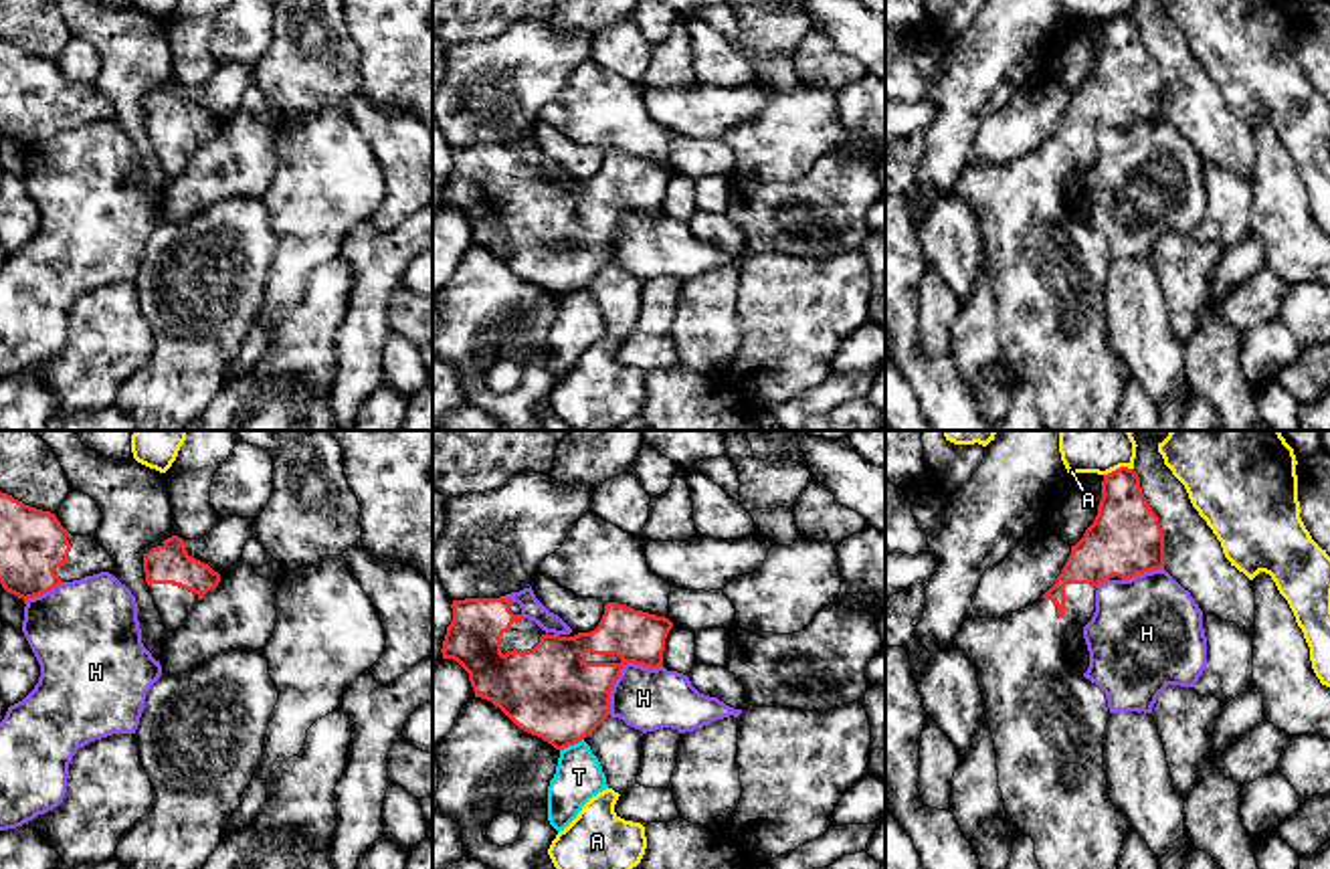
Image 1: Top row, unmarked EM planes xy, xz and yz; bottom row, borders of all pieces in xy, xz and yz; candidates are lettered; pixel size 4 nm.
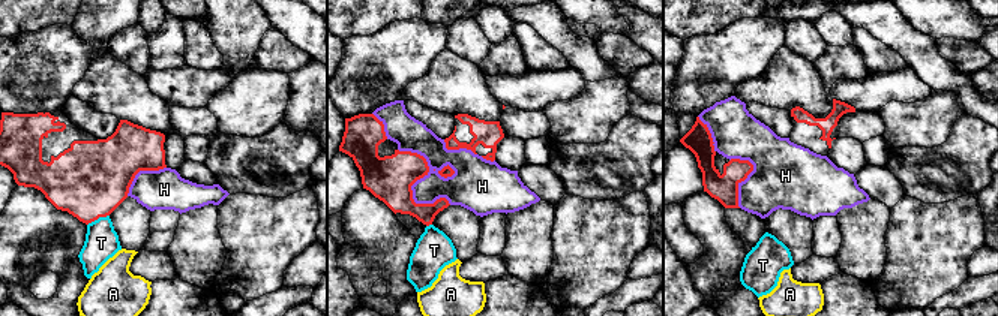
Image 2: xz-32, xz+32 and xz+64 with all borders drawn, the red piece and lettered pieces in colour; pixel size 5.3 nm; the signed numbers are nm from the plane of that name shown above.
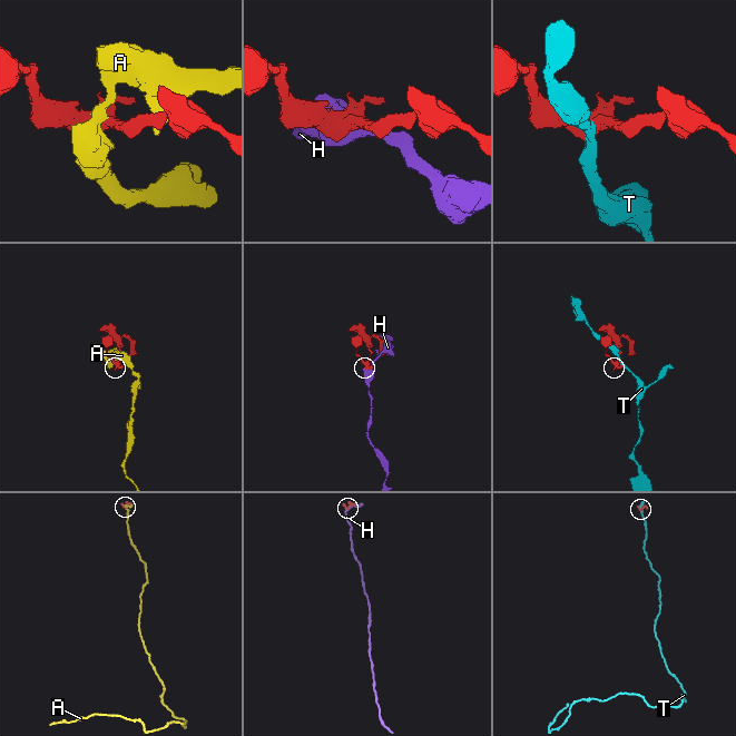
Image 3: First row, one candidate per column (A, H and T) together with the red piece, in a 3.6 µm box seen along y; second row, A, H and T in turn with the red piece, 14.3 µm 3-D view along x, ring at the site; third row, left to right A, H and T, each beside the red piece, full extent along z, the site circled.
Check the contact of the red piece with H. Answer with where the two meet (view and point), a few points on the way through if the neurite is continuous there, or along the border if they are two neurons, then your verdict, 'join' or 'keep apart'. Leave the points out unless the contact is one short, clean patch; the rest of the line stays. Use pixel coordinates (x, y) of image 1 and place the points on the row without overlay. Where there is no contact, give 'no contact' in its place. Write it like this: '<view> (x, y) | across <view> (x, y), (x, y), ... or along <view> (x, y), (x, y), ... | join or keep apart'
xz (621, 217) | keep apart

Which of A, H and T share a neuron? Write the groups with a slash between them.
A / H / T

